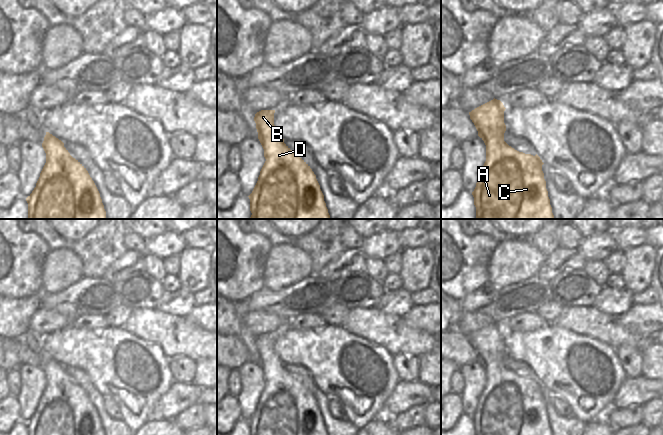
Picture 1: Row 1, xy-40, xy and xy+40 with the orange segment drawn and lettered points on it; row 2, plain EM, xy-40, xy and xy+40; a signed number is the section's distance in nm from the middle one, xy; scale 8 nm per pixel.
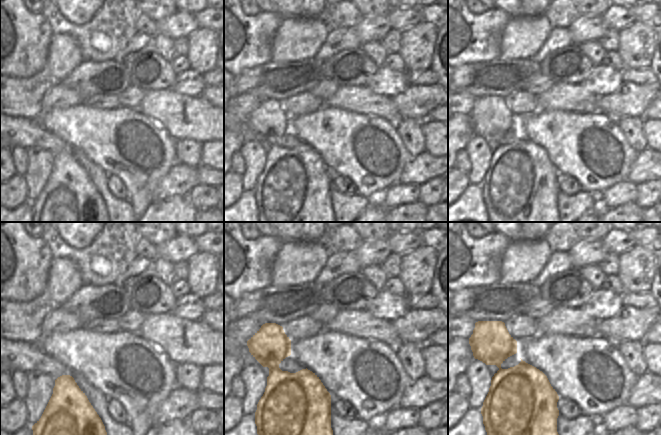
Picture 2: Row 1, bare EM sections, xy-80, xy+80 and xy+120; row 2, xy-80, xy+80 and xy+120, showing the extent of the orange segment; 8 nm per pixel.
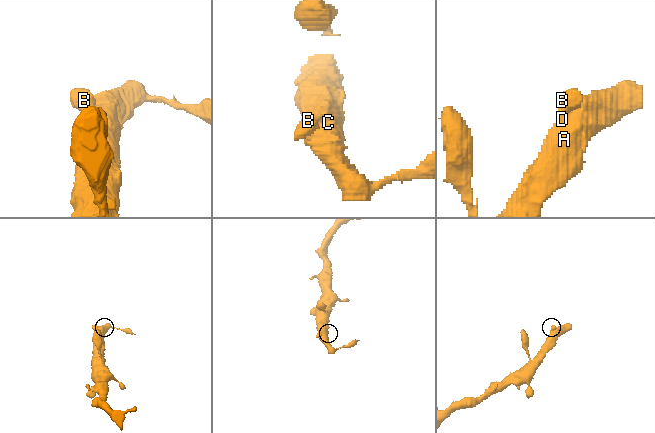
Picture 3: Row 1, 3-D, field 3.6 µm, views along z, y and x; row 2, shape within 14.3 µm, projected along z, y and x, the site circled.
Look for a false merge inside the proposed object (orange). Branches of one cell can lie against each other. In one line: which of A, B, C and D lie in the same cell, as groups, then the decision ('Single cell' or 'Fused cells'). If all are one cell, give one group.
Groups: A B C D. Single cell

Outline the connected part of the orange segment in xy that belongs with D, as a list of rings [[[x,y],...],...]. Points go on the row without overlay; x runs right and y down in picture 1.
[[[261,334],[254,345],[266,383],[258,405],[248,420],[250,435],[328,435],[324,419],[310,390],[285,367],[274,349],[275,334]]]

